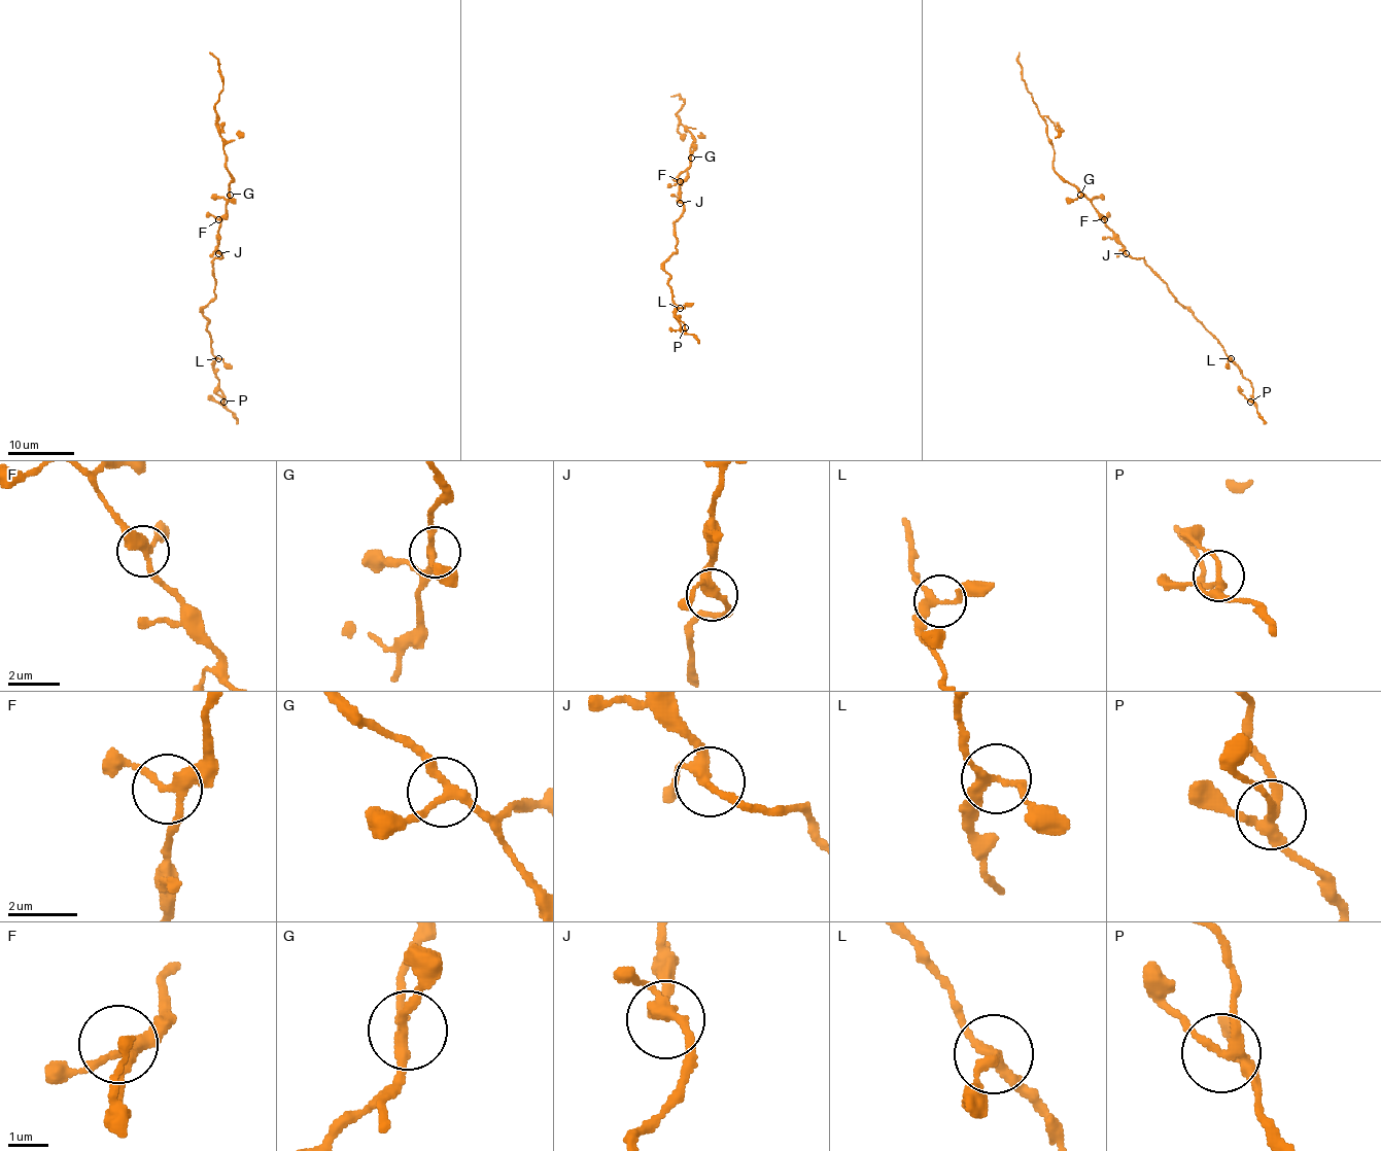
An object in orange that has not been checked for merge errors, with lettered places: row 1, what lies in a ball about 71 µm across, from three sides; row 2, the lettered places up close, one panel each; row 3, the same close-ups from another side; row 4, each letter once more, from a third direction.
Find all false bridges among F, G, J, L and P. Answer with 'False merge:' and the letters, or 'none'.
False merge: none

